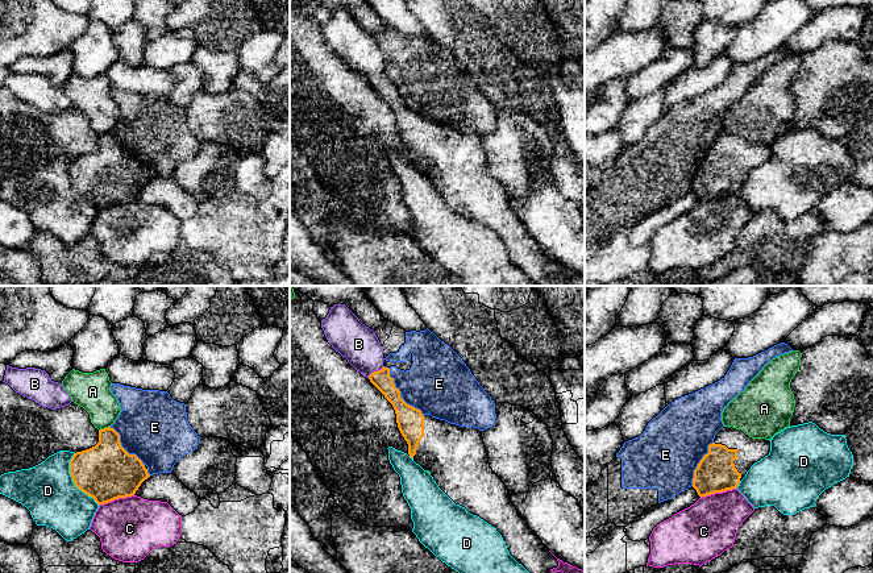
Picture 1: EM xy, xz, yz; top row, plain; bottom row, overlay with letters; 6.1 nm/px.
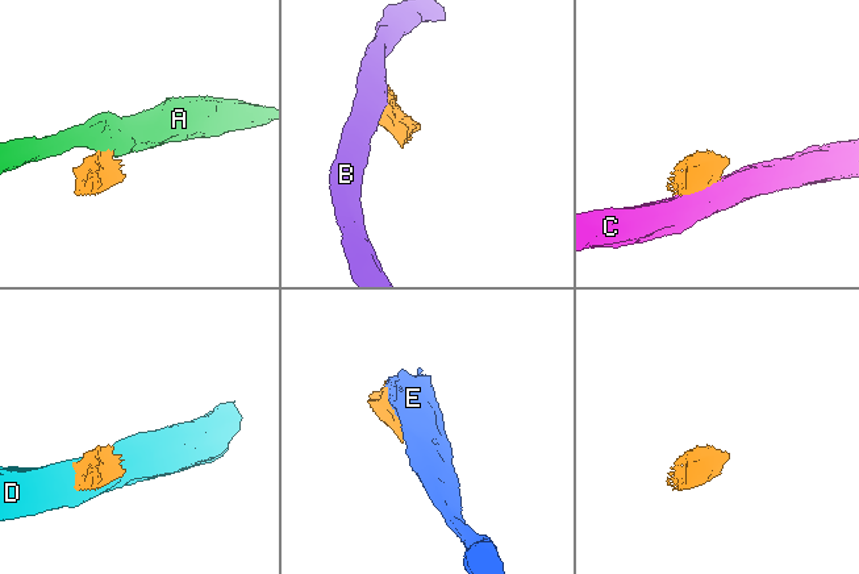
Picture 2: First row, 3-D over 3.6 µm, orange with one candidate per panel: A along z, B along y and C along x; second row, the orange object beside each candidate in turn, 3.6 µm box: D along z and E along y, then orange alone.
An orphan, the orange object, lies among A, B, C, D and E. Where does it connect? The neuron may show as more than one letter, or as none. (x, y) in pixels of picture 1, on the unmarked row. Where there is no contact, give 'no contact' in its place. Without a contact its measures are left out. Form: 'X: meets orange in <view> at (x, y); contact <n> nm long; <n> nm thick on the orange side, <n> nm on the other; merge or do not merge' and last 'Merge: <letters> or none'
A: meets orange in xy at (104, 133); contact 80 nm long; 320 nm thick on the orange side, 220 nm on the other; do not merge
B: meets orange in xz at (375, 77); contact 120 nm long; 110 nm thick on the orange side, 240 nm on the other; do not merge
C: meets orange in yz at (718, 196); contact 220 nm long; 240 nm thick on the orange side, 340 nm on the other; do not merge
D: meets orange in xy at (73, 185); contact 360 nm long; 360 nm thick on the orange side, 320 nm on the other; do not merge
E: meets orange in xz at (399, 98); contact 380 nm long; 160 nm thick on the orange side, 400 nm on the other; do not merge
Merge: none

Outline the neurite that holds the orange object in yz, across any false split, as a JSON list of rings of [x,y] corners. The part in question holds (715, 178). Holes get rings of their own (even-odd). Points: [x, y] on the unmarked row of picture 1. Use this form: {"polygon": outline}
{"polygon": [[[723,132],[694,175],[693,192],[701,203],[736,194],[751,171],[769,157],[769,145],[752,144],[741,134]]]}

